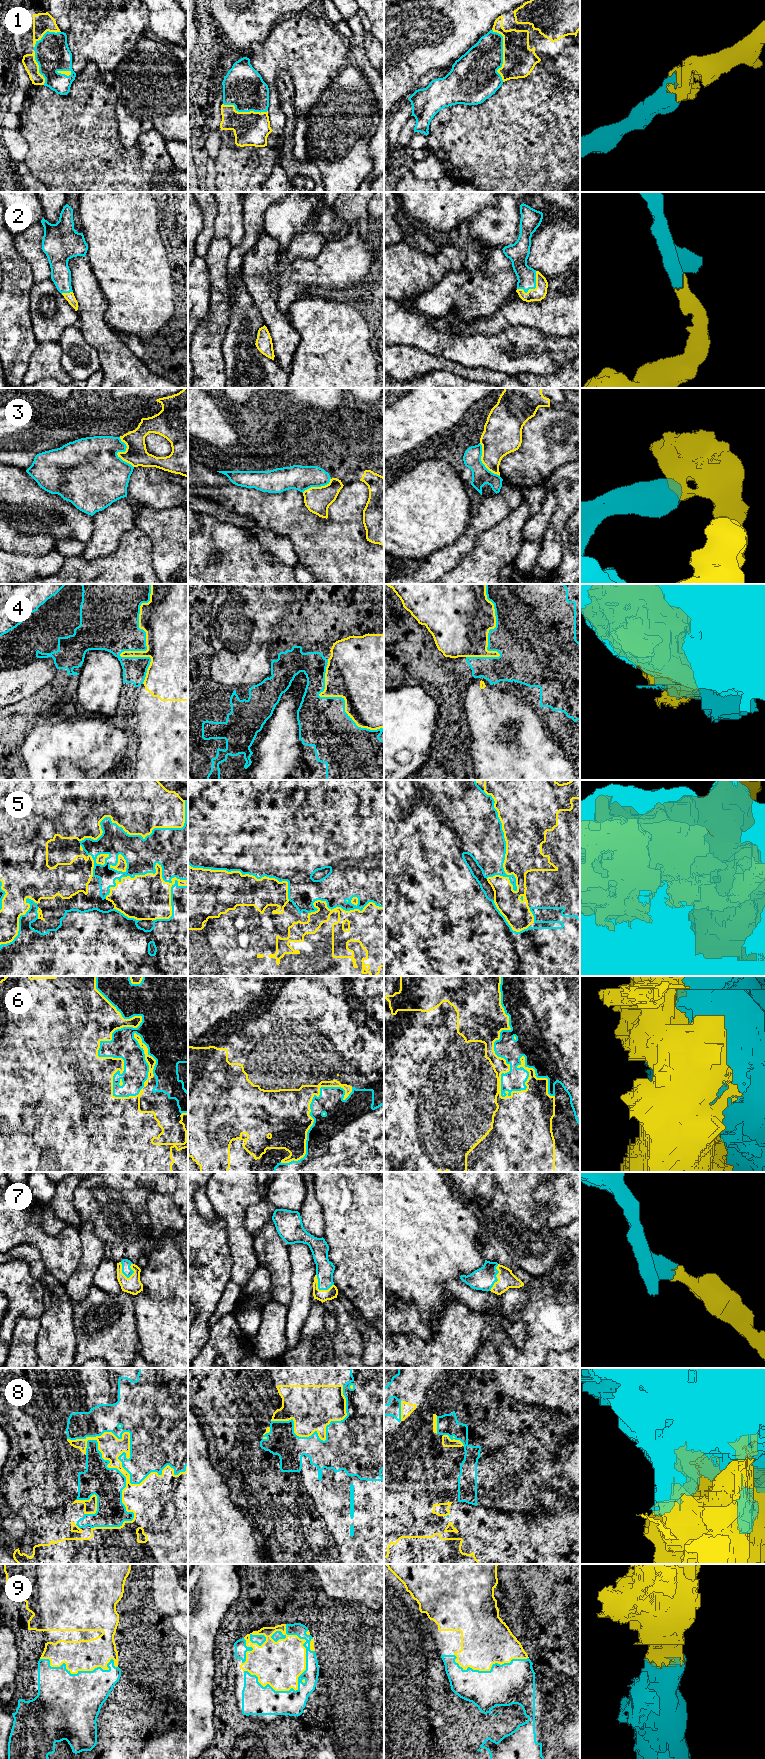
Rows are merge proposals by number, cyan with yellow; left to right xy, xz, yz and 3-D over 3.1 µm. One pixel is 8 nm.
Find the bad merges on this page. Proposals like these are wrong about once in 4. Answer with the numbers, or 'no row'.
3, 4, 6

